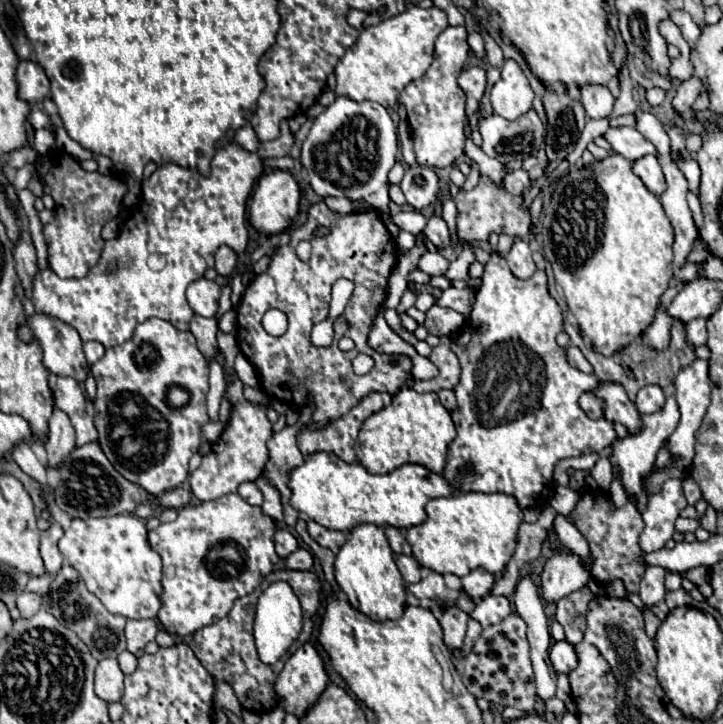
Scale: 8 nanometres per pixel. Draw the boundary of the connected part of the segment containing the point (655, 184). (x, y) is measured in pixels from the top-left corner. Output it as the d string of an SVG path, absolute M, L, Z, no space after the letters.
M646 155L646 157L638 159L638 161L634 161L632 167L634 167L634 173L648 187L648 191L652 191L658 197L666 191L666 181L664 181L662 167L660 167L660 163L658 163L658 159L654 155Z

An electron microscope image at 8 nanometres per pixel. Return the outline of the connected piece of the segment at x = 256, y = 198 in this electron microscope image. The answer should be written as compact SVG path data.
M286 171L264 173L250 203L250 225L264 235L282 233L298 215L300 187Z

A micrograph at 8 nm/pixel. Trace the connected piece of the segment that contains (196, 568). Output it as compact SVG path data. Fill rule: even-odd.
M228 493L214 501L186 505L178 511L178 519L172 523L162 523L158 529L148 531L148 541L152 549L162 557L164 575L162 575L162 609L158 611L158 619L170 635L188 637L200 627L212 625L224 615L228 615L232 603L248 593L252 593L262 579L280 563L280 557L274 549L274 533L276 523L268 515L264 515L262 507L254 507L246 503L240 495Z

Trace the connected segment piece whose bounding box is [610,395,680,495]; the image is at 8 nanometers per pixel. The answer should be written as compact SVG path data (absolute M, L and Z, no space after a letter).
M666 395L666 403L660 411L650 413L650 415L642 415L642 429L636 435L628 435L624 439L614 441L614 455L610 457L610 463L622 471L620 479L622 479L622 485L624 485L628 495L640 493L642 477L648 475L648 471L652 469L658 449L674 433L674 429L678 425L678 419L680 419L680 413L678 413L678 407L676 407L676 397Z

